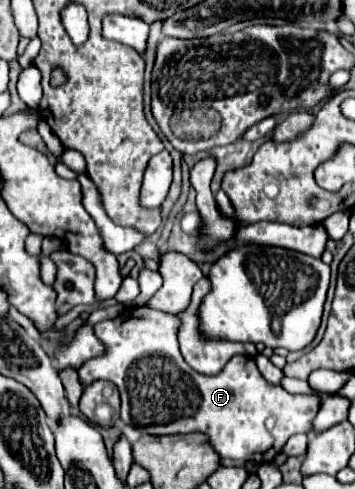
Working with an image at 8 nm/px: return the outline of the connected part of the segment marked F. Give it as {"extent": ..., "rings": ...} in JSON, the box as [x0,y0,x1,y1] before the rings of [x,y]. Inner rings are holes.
{"extent":[78,282,320,464],"rings":[[[198,282],[190,306],[178,316],[162,314],[148,306],[132,306],[124,308],[114,320],[94,324],[94,334],[104,344],[104,354],[86,360],[78,368],[80,380],[84,386],[94,380],[116,382],[122,396],[122,422],[144,434],[162,436],[204,432],[222,458],[254,464],[272,462],[292,434],[312,432],[312,422],[320,408],[320,396],[290,394],[282,386],[268,384],[252,358],[258,354],[254,344],[236,344],[218,338],[212,342],[206,340],[198,328],[198,310],[208,290],[211,290],[210,282]],[[180,318],[182,334],[178,334]],[[184,360],[194,370],[190,370]]]}

